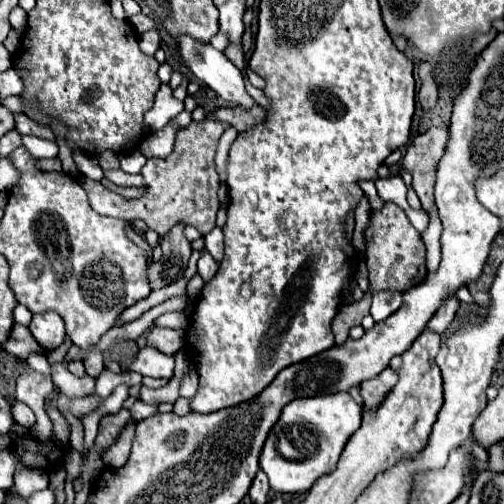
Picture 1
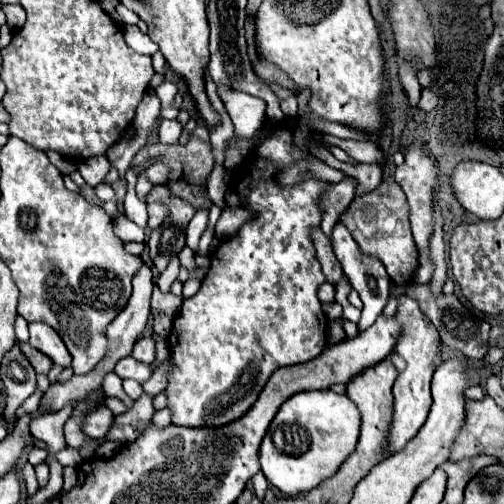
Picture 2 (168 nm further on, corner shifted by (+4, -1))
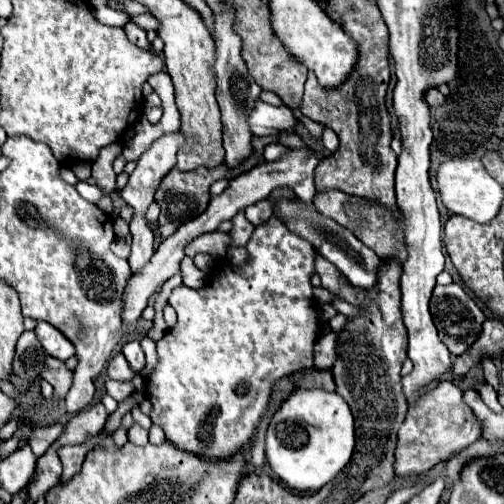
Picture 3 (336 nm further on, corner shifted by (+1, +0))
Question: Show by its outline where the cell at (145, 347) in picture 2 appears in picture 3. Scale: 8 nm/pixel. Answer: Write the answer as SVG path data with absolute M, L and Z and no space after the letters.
M129 341L129 343L125 343L123 349L121 349L121 353L125 355L125 359L129 361L129 365L131 365L131 369L133 369L135 373L139 373L139 371L145 367L145 355L143 355L143 349L141 349L139 341Z

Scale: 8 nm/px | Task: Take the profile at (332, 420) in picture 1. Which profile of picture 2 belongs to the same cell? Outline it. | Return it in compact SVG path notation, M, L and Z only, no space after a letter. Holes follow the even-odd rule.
M332 390L294 394L280 406L262 440L260 468L264 476L286 496L300 496L310 492L322 480L330 478L352 454L352 448L356 448L358 442L360 422L360 410L344 394L336 394ZM274 432L282 432L284 450L274 446Z

